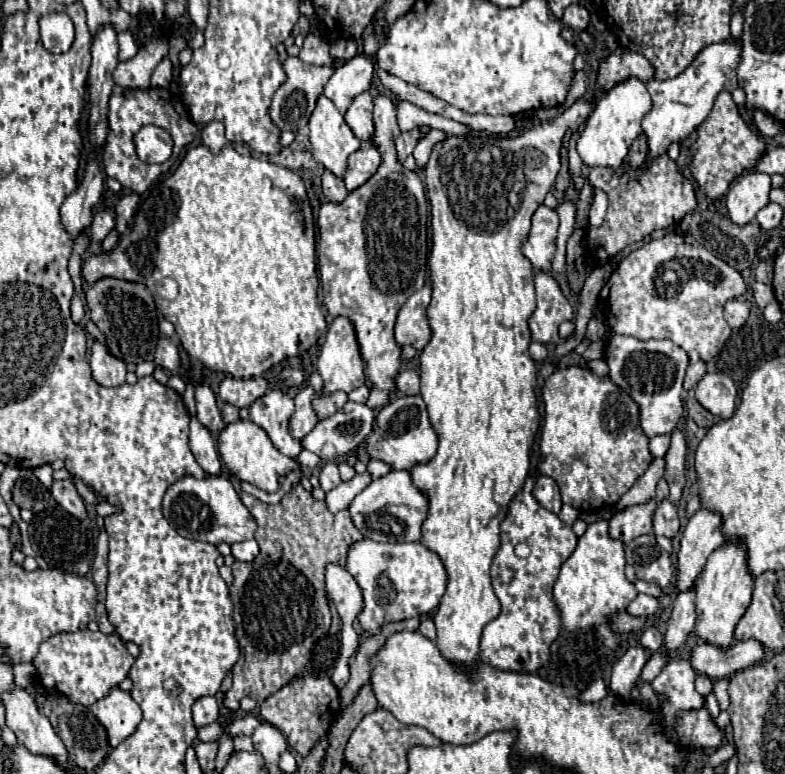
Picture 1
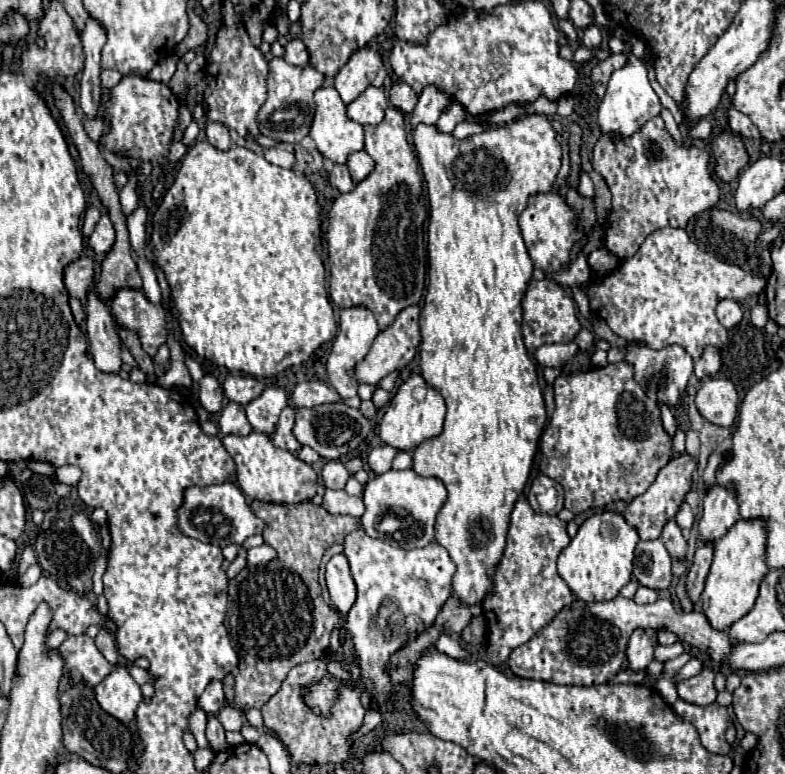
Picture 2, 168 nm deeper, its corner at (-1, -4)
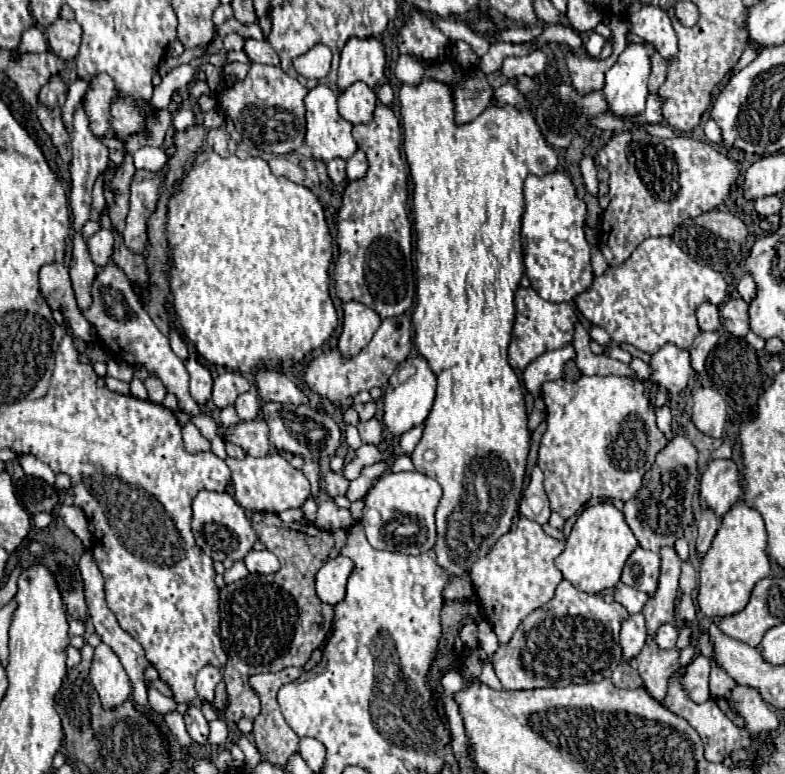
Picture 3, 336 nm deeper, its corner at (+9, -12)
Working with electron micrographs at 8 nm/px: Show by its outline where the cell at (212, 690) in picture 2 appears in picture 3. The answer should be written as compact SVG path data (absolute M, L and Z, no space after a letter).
M204 666L200 674L196 676L196 692L200 702L212 702L214 700L214 688L222 680L222 670L214 666Z

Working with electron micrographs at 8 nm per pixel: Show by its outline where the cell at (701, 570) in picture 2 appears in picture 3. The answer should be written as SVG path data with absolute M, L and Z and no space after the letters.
M704 510L702 520L698 524L698 538L696 538L696 558L698 560L702 560L704 554L710 550L710 544L716 536L718 526L720 526L720 520L710 510Z

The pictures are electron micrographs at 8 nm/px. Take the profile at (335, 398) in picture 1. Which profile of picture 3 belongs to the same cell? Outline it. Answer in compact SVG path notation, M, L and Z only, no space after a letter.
M258 370L256 372L256 386L258 396L266 402L284 402L284 404L308 404L308 396L284 374L274 370Z

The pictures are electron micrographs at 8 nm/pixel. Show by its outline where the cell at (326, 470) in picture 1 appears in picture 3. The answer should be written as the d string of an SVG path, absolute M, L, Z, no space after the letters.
M326 470L326 472L322 472L322 490L324 490L330 498L336 498L336 496L340 496L340 494L346 494L346 490L348 490L348 480L346 480L340 472Z

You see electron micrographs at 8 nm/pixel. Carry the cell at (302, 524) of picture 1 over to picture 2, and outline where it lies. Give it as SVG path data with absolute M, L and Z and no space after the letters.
M254 500L252 512L266 522L264 530L264 542L276 548L278 558L274 558L264 568L244 568L236 578L230 580L228 588L228 626L230 626L230 640L232 646L240 658L238 674L236 674L236 686L234 686L234 706L240 710L250 708L262 708L278 690L286 674L308 660L324 658L328 650L330 632L334 628L342 628L344 620L338 610L330 608L322 600L322 590L318 584L318 566L320 560L334 542L344 542L344 538L360 528L360 520L354 516L332 516L322 506L316 506L312 502L300 502L300 504L268 504Z

